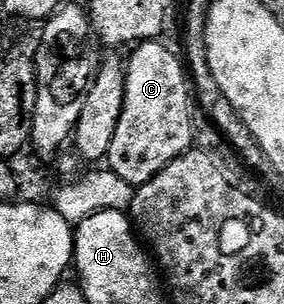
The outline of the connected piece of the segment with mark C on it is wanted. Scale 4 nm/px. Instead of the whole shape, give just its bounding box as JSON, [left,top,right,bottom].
[108,39,195,187]

